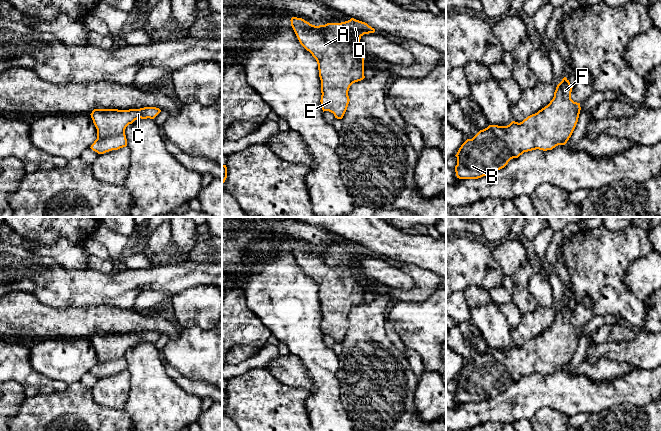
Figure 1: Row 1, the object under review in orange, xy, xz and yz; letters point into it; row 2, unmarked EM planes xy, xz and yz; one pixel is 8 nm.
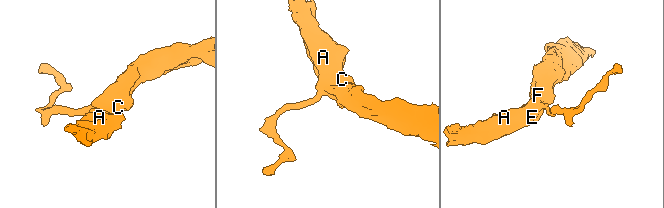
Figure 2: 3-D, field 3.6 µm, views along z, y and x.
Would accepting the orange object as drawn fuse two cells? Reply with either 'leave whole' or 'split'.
leave whole

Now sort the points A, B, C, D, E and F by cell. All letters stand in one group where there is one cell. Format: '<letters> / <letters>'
A B C D E F

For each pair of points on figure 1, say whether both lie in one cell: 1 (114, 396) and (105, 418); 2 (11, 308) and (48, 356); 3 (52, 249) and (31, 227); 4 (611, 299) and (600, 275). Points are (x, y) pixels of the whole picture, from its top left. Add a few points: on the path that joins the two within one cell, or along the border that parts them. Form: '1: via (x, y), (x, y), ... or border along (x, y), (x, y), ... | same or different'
1: border along (91, 393), (92, 398), (98, 404), (123, 409) | different
2: border along (58, 338), (35, 340) | different
3: border along (71, 241), (58, 238), (53, 243), (42, 245) | different
4: via (608, 293), (602, 286), (602, 281) | same

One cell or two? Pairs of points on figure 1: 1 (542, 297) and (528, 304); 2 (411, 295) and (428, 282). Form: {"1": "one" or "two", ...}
{"1": "two", "2": "one"}

